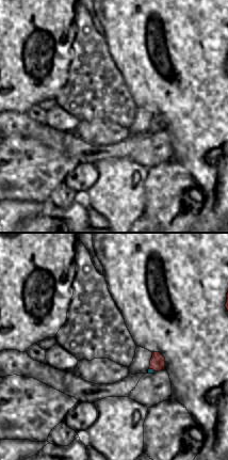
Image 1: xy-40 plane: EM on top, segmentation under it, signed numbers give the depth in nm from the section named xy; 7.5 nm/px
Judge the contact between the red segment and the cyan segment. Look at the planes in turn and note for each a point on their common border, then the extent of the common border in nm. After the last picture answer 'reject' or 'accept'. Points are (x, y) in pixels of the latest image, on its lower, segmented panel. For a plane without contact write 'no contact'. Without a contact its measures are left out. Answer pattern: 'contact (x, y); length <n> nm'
contact (152, 368); length 50 nm

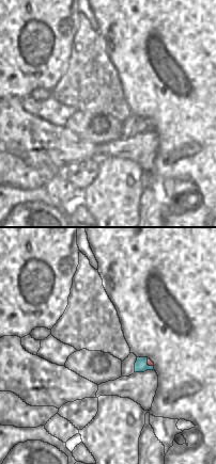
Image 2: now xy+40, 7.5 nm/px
contact (148, 364); length 80 nm

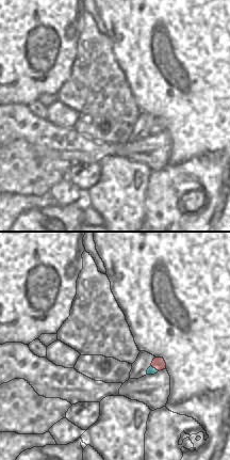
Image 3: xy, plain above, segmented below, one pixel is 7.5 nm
contact (155, 368); length 80 nm

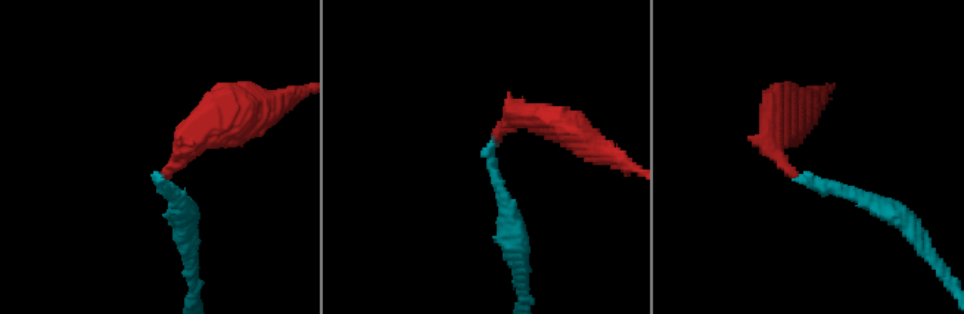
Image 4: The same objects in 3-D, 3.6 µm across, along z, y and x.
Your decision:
reject

